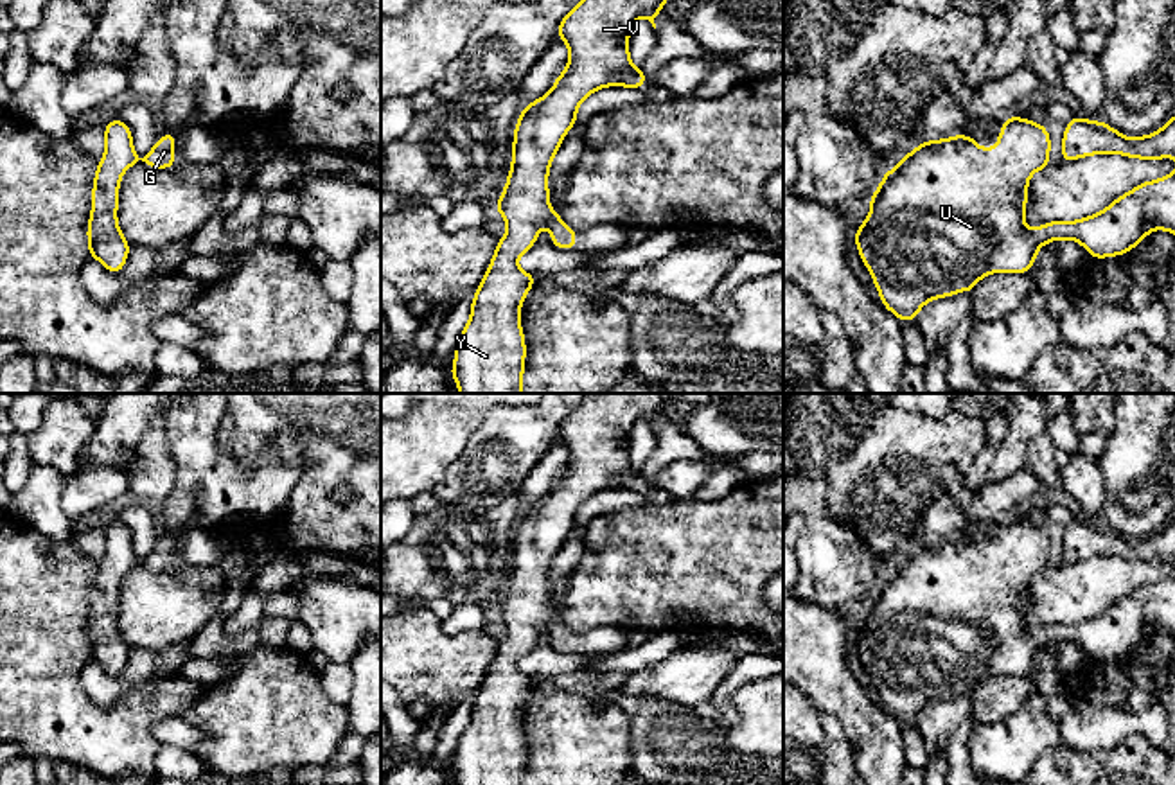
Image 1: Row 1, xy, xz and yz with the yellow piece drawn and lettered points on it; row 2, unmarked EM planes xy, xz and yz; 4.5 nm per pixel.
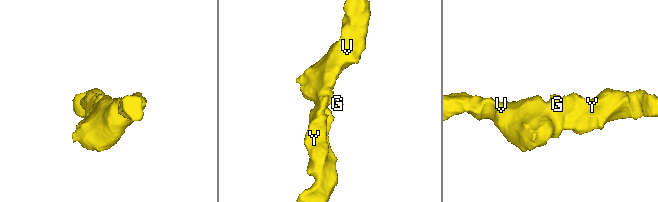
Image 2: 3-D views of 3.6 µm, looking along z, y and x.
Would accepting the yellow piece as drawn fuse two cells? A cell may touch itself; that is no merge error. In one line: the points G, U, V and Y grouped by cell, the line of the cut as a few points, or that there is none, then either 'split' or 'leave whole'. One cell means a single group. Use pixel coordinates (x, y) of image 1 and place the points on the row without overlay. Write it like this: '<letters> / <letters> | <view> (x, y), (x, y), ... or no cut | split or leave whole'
G U V Y | no cut | leave whole

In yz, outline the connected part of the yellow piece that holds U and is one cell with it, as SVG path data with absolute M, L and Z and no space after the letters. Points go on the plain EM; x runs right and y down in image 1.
M1013 517L999 526L1004 530L995 537L999 550L983 551L968 537L916 548L884 575L870 598L870 616L853 641L882 708L900 724L914 724L931 702L972 695L988 675L1029 675L1038 650L1049 643L1071 641L1092 661L1105 661L1134 652L1152 632L1175 636L1175 575L1139 586L1094 618L1029 632L1024 623L1028 586L1035 573L1049 569L1049 534Z

